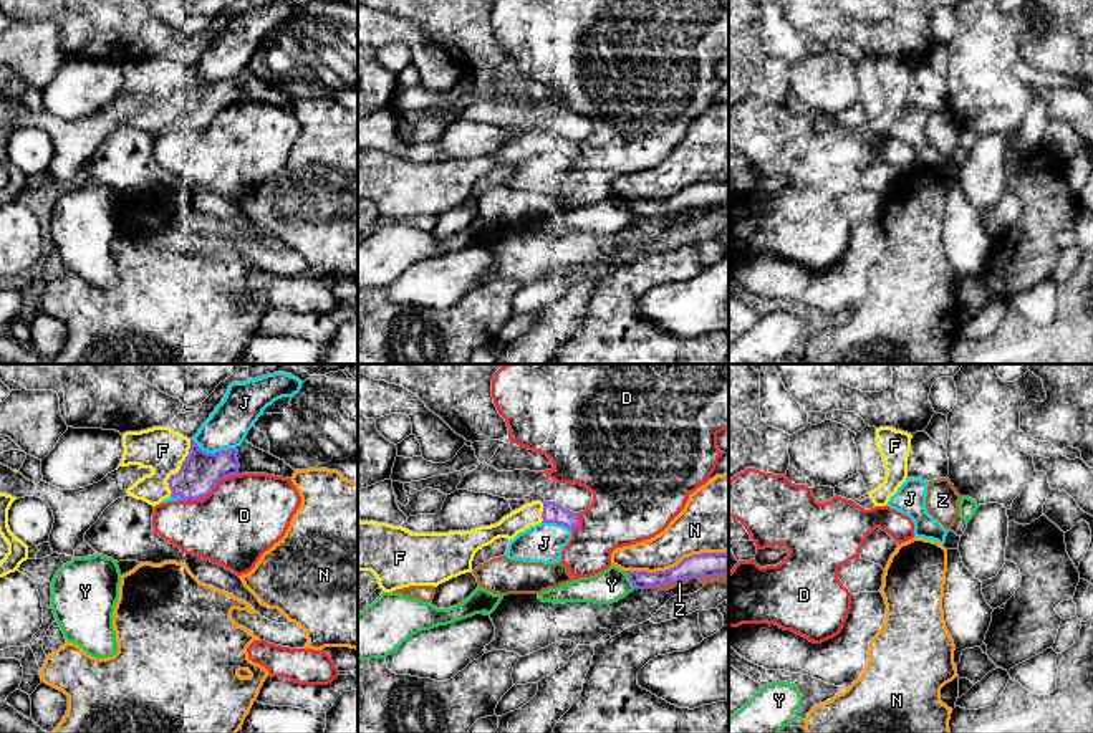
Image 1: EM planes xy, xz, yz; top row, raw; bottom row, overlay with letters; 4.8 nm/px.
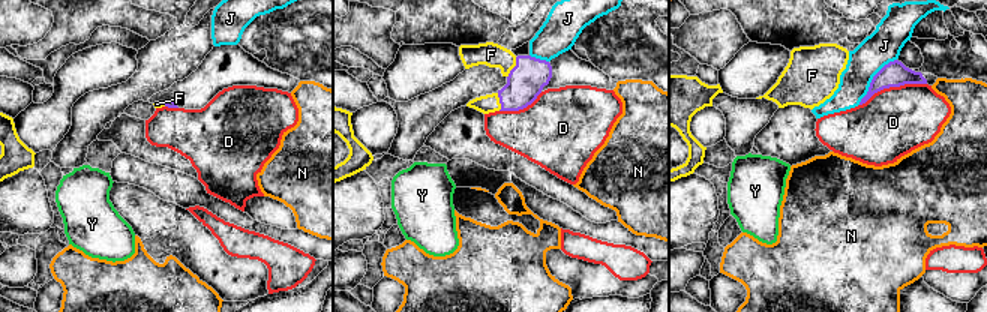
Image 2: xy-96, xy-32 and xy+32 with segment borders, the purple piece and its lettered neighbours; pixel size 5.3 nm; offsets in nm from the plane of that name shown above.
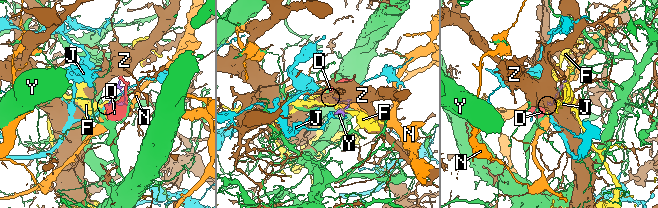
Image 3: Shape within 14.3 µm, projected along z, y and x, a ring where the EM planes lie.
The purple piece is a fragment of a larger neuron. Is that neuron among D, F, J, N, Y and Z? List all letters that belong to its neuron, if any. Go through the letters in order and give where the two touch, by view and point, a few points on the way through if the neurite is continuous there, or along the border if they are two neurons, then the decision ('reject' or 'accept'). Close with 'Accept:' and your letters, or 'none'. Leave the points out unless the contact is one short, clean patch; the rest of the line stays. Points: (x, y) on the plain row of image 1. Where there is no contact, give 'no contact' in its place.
D: meets purple in xy at (207, 123); reject
F: meets purple in xy at (181, 96); accept
J: meets purple in xy at (216, 81); reject
N: meets purple in xz at (678, 194); reject
Y: meets purple in xz at (630, 209); border along xz (625, 201), (635, 217); reject
Z: meets purple in xz at (686, 207); reject
Accept: F

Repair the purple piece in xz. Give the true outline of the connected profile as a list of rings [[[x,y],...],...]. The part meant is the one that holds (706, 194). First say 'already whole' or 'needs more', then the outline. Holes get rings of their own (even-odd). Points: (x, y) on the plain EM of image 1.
already whole | [[[729,180],[701,182],[684,187],[677,195],[666,200],[626,200],[634,218],[661,217],[691,207],[714,207],[729,204]]]

